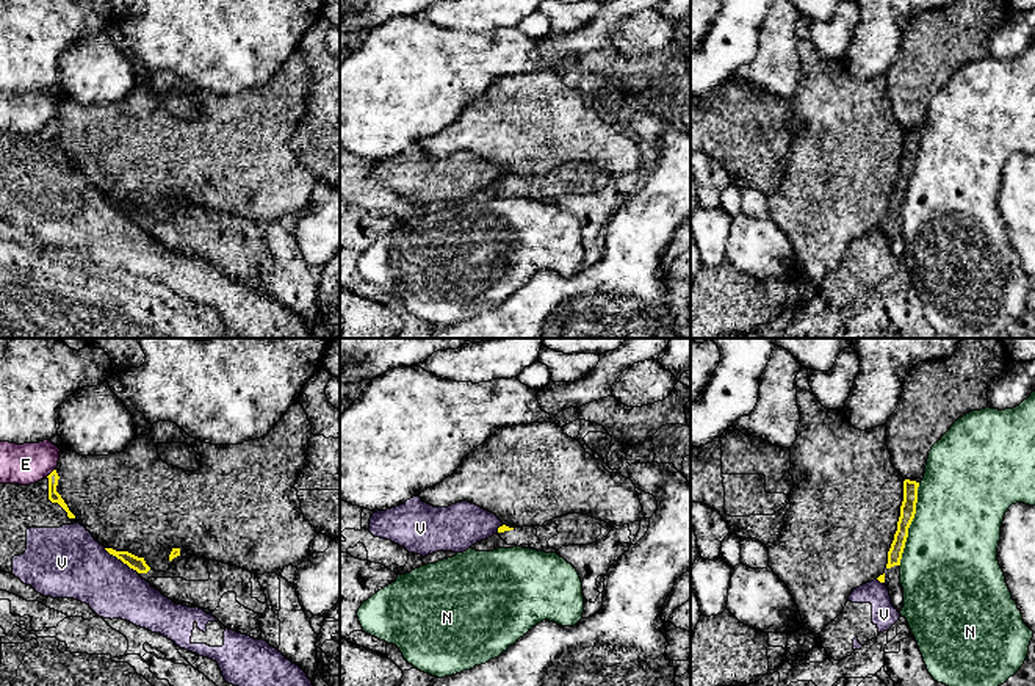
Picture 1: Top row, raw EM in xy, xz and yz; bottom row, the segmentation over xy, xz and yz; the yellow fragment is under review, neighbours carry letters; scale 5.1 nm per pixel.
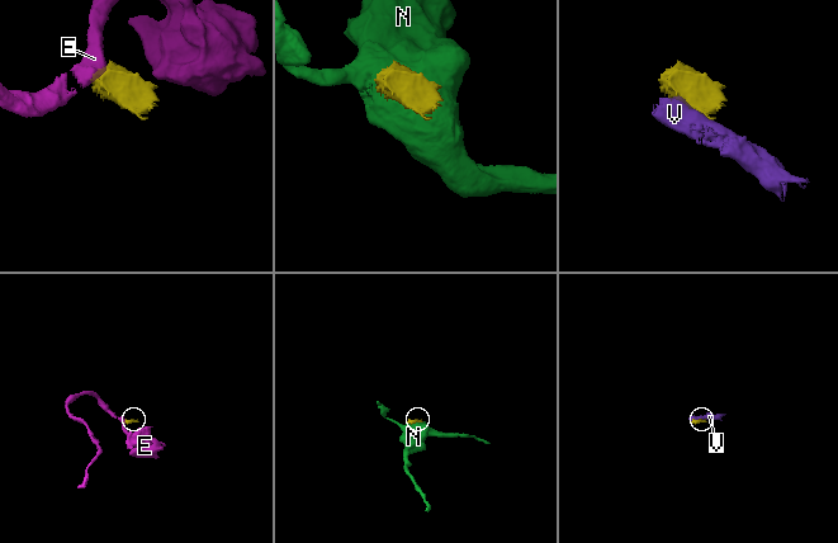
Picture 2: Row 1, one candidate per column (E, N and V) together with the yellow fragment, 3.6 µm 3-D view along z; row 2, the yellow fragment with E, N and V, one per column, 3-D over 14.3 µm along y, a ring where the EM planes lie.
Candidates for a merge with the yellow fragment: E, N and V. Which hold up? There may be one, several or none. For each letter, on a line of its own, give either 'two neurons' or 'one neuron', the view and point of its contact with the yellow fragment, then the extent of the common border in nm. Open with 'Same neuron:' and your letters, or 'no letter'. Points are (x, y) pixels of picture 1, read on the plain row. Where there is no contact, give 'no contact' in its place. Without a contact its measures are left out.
Same neuron: no letter
E: two neurons | xy (50, 122) | 60 nm
N: two neurons | yz (910, 173) | 440 nm
V: two neurons | xy (121, 209) | 220 nm

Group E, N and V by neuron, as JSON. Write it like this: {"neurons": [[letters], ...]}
{"neurons": [["E"], ["N"], ["V"]]}

